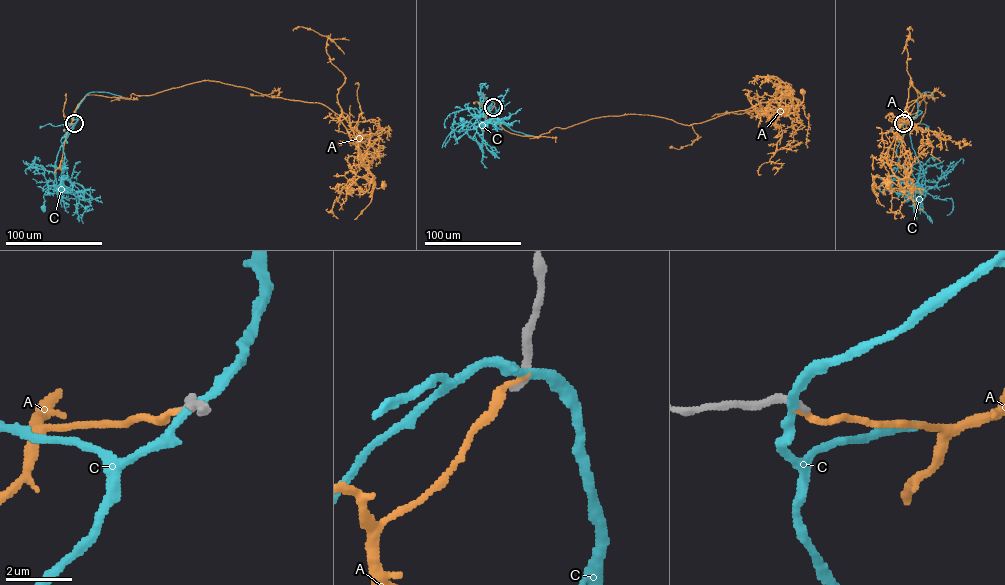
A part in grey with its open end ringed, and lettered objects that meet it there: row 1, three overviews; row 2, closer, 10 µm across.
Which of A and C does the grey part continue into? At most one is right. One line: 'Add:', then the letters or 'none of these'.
Add: none of these

